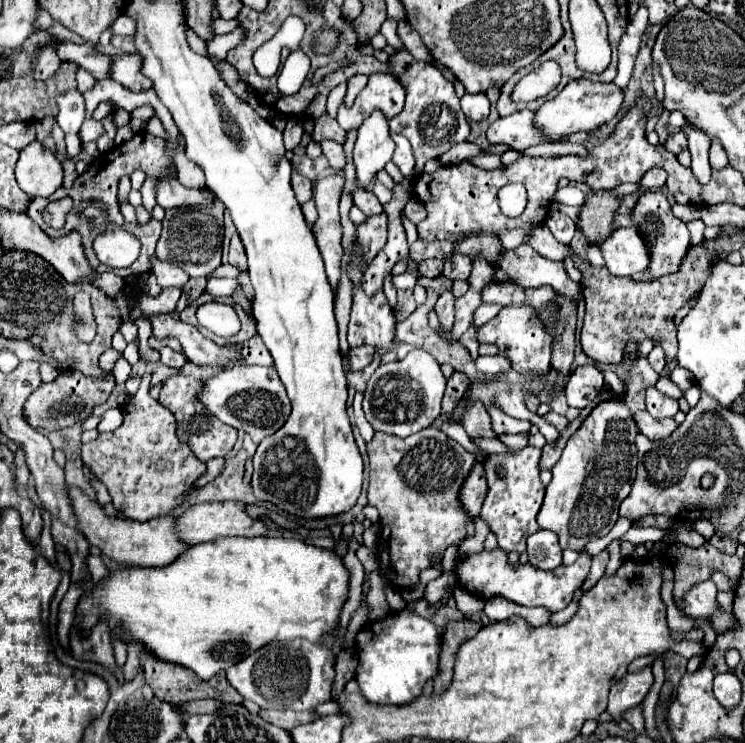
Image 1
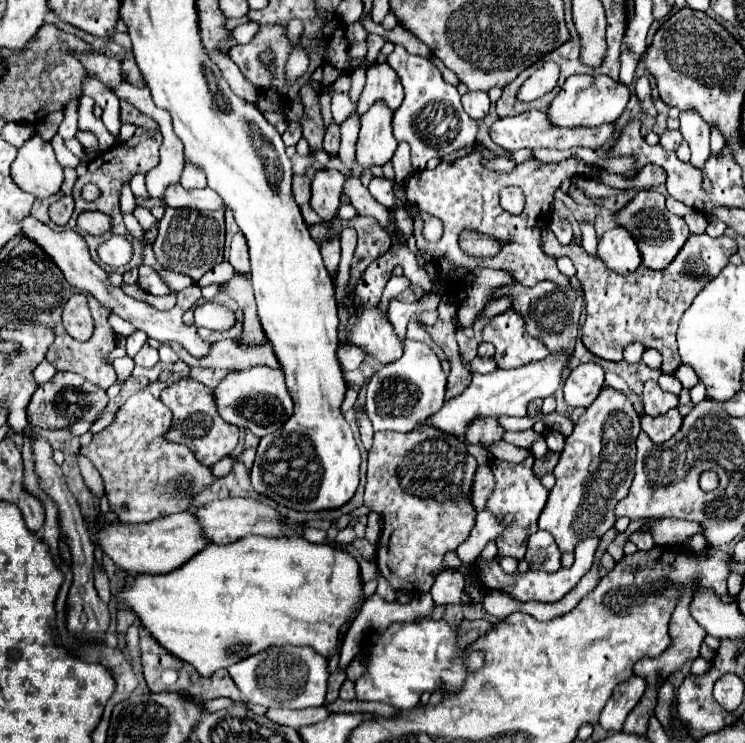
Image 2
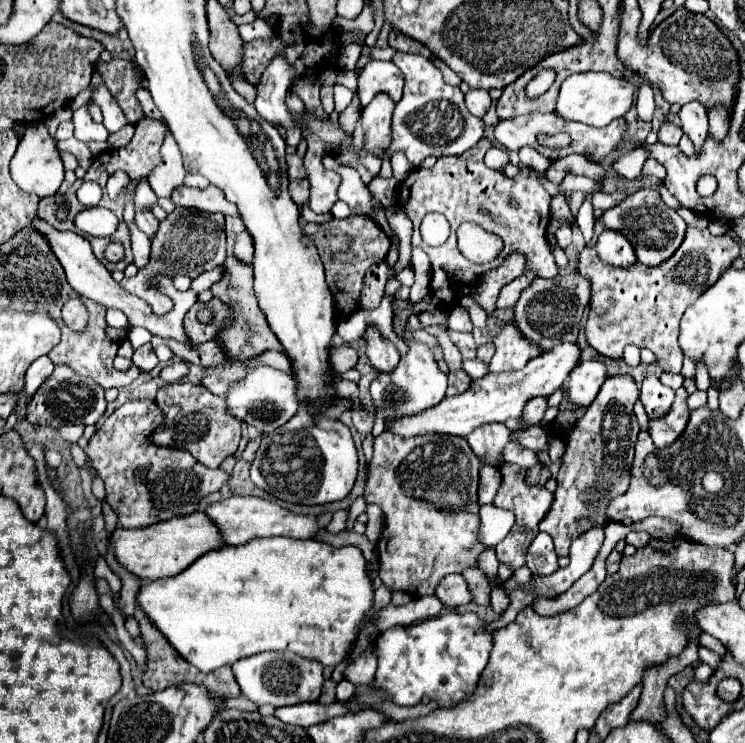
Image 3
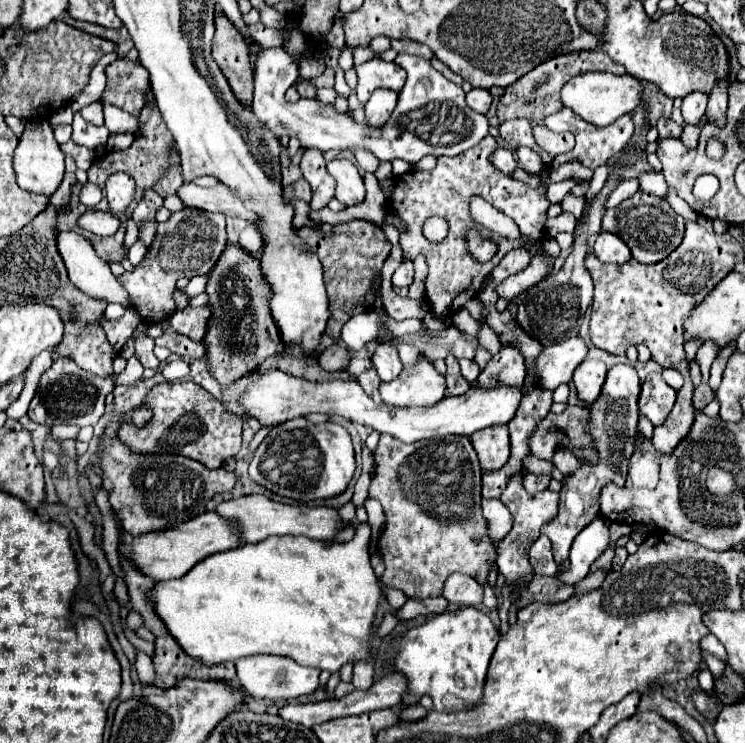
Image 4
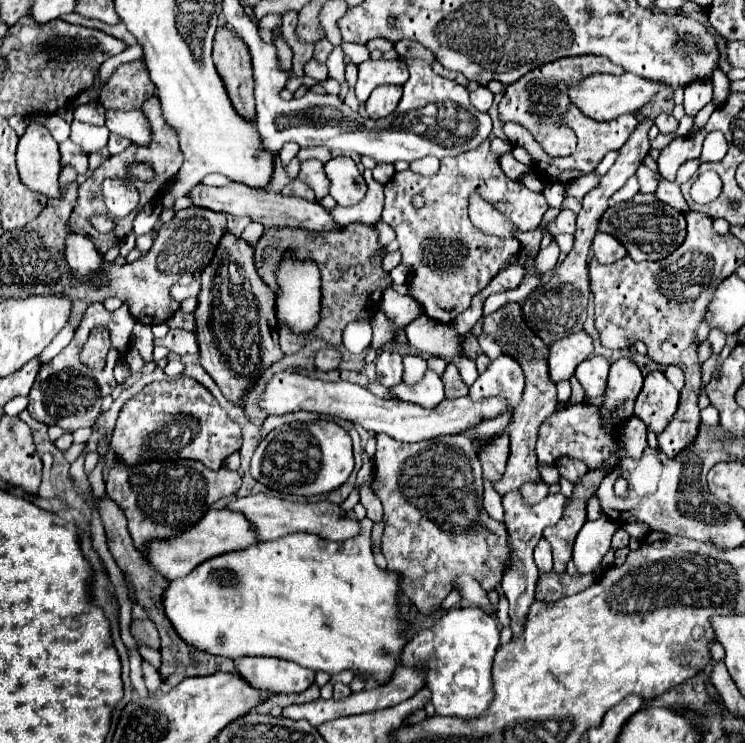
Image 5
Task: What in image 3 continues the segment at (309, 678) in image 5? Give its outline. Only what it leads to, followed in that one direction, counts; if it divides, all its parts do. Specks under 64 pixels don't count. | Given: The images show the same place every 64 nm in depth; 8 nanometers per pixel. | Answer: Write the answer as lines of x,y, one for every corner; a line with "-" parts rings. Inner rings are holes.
266,652
248,656
234,662
232,670
242,694
260,706
272,704
278,708
300,702
316,702
322,690
322,666
312,660
300,660
300,656
292,656
292,652

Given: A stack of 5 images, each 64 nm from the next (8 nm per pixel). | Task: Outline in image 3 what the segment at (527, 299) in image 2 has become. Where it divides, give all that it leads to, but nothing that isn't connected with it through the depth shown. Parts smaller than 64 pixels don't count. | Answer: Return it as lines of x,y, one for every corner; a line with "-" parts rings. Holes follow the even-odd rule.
578,268
566,270
564,276
556,278
538,278
534,280
520,296
514,306
514,318
518,330
534,340
542,350
550,350
560,342
576,342
582,312
590,302
590,282
578,272

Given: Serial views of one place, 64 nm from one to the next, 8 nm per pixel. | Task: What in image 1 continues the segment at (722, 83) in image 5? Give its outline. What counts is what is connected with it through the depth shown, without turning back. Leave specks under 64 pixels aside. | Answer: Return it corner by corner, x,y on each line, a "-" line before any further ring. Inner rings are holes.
714,138
712,140
712,146
710,146
710,164
714,168
724,168
728,164
728,156
726,156
726,150
722,148
720,140

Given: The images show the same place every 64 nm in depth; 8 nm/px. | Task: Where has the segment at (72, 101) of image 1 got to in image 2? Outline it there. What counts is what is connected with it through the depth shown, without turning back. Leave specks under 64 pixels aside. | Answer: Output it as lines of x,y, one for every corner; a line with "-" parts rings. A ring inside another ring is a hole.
70,102
70,104
66,104
66,108
64,108
64,120
62,120
62,124
60,124
60,128
58,128
58,134
66,140
66,138
74,138
76,136
76,110
78,110
78,106
76,106
76,102

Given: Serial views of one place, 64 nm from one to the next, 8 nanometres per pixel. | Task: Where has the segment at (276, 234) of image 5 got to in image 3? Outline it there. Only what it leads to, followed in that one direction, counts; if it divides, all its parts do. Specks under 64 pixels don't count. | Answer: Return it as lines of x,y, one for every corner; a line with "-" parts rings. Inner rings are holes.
350,216
346,220
334,220
328,224
308,224
304,234
312,238
318,252
322,254
322,262
328,276
328,286
336,300
336,312
340,318
346,318
360,308
360,292
364,288
366,270
372,264
378,264
386,258
390,250
390,238
382,232
382,228
368,216

